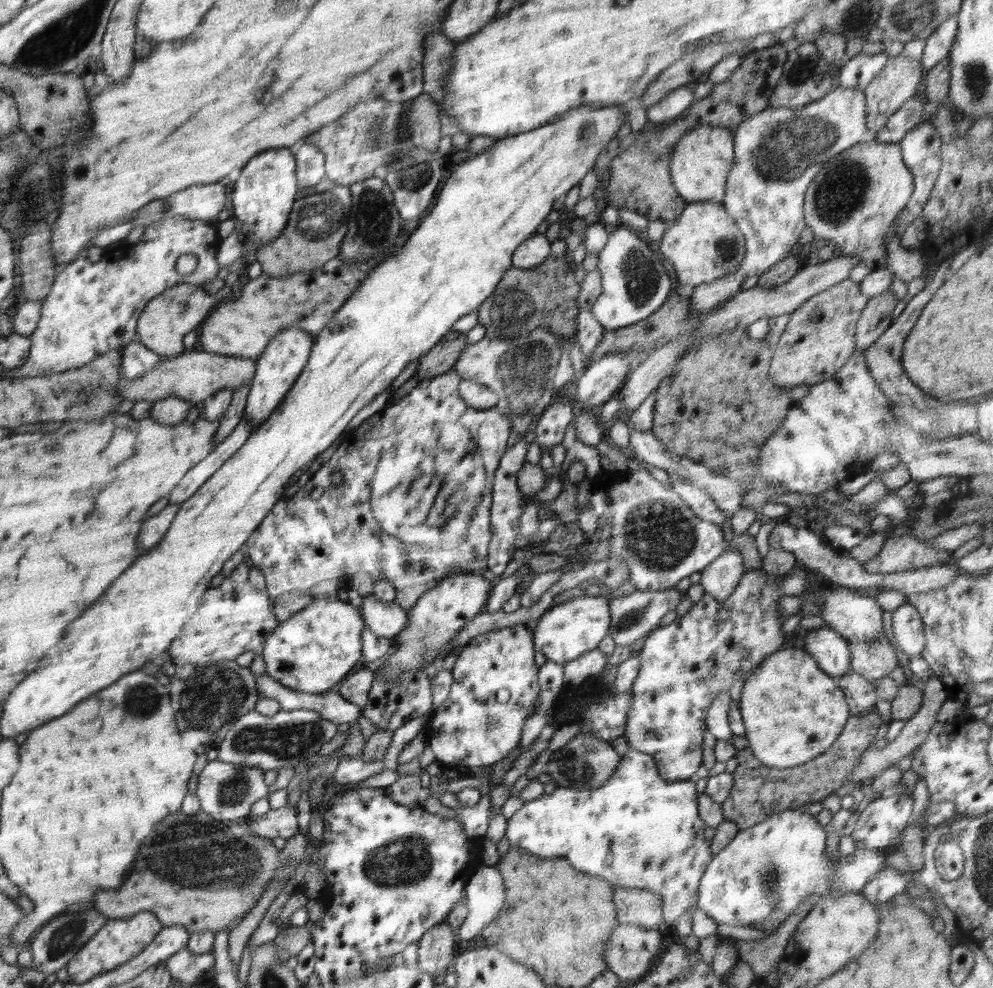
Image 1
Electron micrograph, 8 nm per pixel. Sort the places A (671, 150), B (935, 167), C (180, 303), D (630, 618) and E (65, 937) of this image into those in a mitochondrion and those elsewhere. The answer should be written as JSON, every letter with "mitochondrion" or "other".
{"A":"other","B":"other","C":"mitochondrion","D":"mitochondrion","E":"mitochondrion"}

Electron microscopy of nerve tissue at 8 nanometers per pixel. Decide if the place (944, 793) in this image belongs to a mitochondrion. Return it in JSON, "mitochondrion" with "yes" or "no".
{"mitochondrion":"no"}

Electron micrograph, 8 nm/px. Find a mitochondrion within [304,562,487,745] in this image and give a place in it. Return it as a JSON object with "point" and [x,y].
{"point":[434,631]}

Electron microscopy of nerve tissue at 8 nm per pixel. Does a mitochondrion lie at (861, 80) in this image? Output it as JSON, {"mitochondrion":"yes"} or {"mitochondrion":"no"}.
{"mitochondrion":"no"}

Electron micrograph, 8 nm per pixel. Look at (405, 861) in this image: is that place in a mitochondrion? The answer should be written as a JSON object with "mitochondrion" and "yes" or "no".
{"mitochondrion":"yes"}

